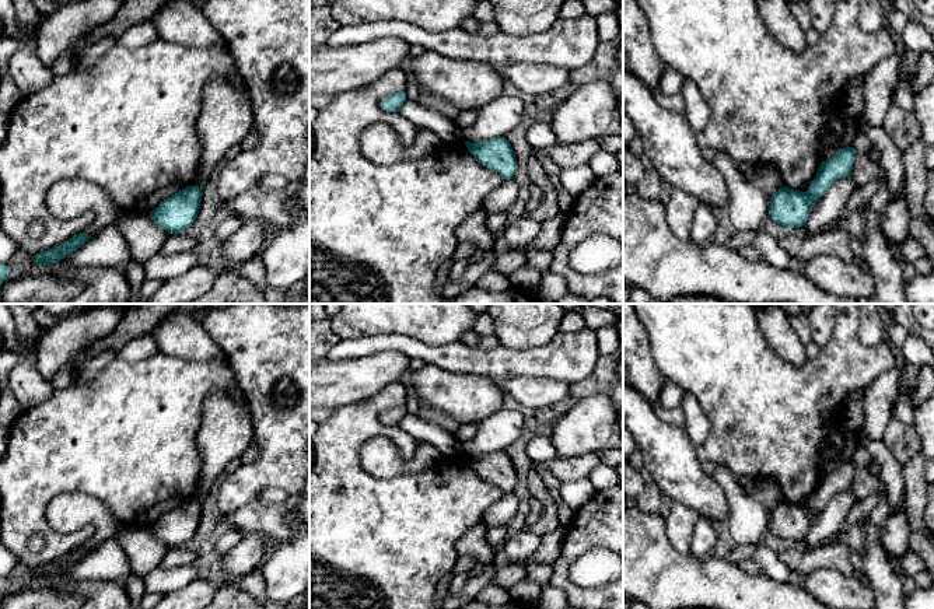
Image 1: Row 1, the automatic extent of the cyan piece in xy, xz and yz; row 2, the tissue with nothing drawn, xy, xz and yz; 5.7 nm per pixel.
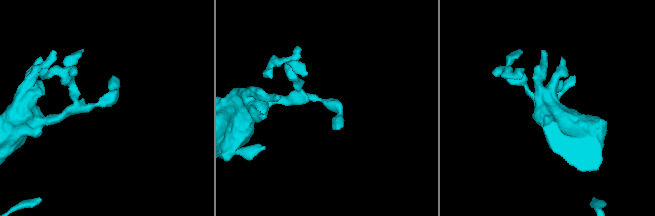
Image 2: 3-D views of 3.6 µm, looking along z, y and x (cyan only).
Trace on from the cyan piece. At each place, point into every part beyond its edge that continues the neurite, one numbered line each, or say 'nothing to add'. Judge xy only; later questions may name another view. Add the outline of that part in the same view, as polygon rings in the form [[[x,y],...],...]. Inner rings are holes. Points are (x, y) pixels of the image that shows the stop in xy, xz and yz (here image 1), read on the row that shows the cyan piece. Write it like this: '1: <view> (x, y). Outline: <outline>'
nothing to add

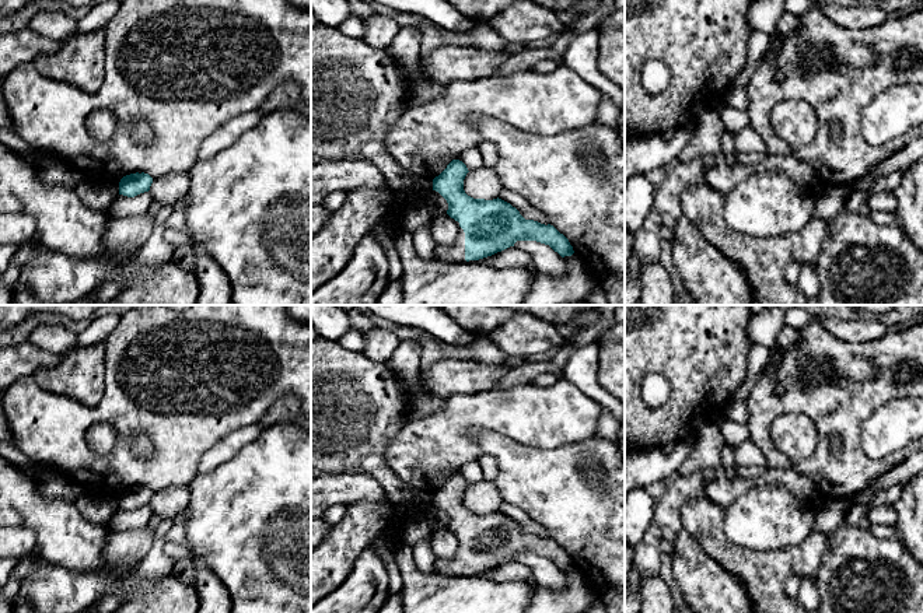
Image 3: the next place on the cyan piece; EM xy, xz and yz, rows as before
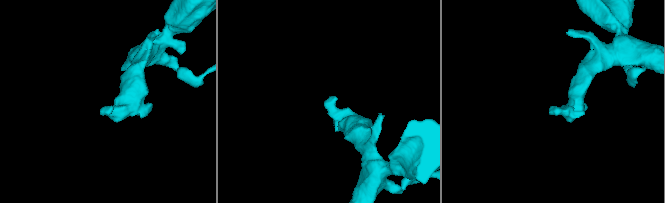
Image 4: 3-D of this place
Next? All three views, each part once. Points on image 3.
1: xz (455, 252). Outline: [[[461,228],[457,242],[451,246],[434,246],[434,258],[438,262],[465,262],[465,232]]]

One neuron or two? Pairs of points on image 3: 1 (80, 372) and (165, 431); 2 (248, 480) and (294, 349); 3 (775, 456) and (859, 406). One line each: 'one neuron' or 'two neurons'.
1: two neurons
2: two neurons
3: one neuron

